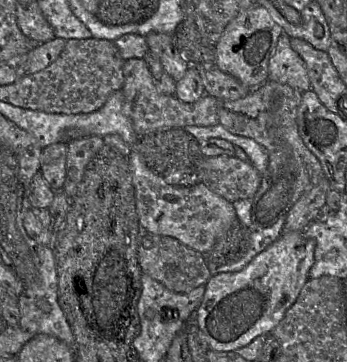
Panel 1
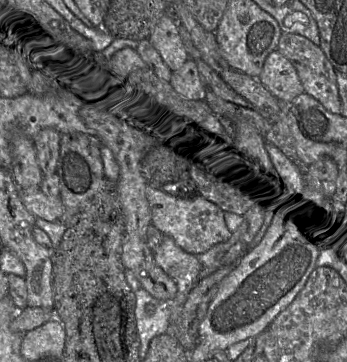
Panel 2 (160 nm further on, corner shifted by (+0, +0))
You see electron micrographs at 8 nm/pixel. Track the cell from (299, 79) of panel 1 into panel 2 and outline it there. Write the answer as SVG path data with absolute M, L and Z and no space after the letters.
M276 49L266 57L257 79L281 104L289 104L303 93L296 69Z

